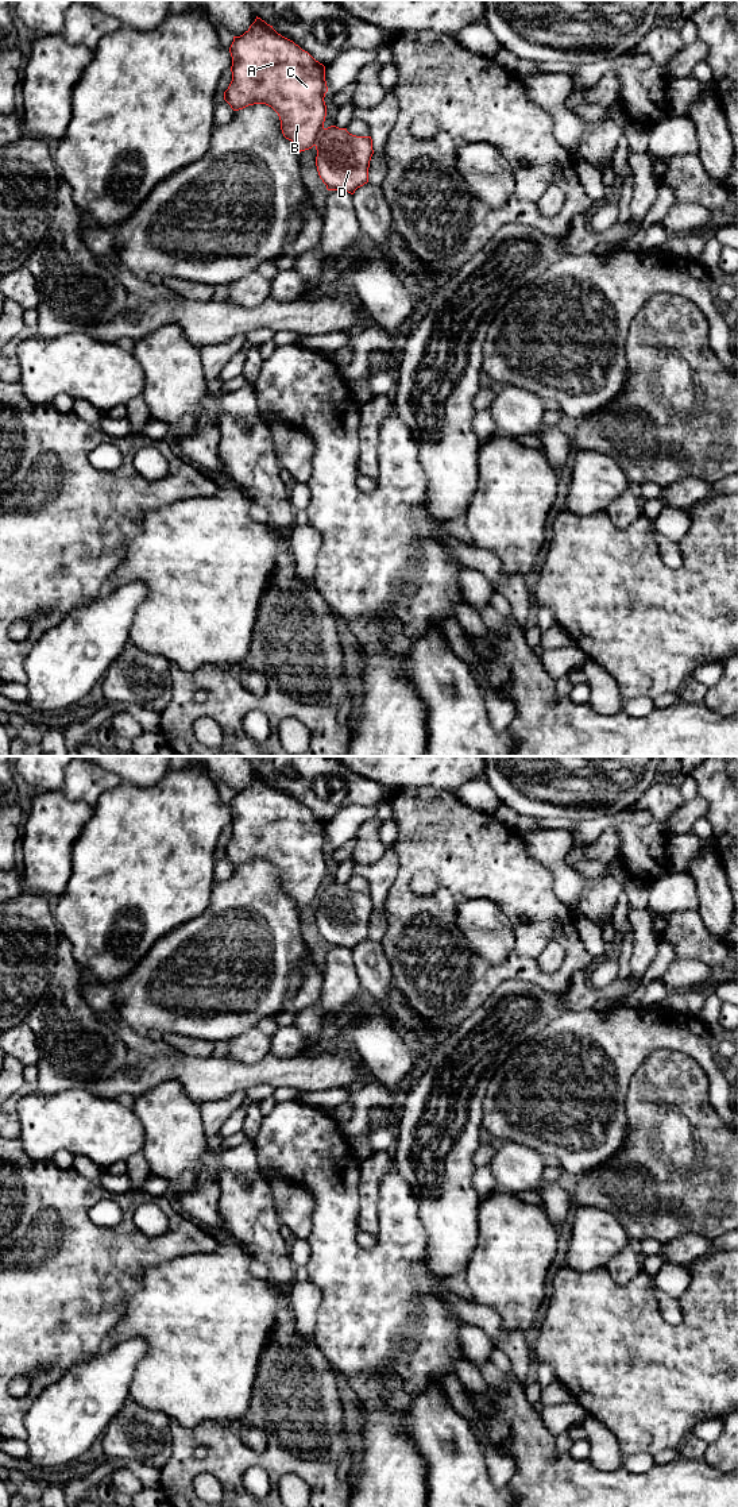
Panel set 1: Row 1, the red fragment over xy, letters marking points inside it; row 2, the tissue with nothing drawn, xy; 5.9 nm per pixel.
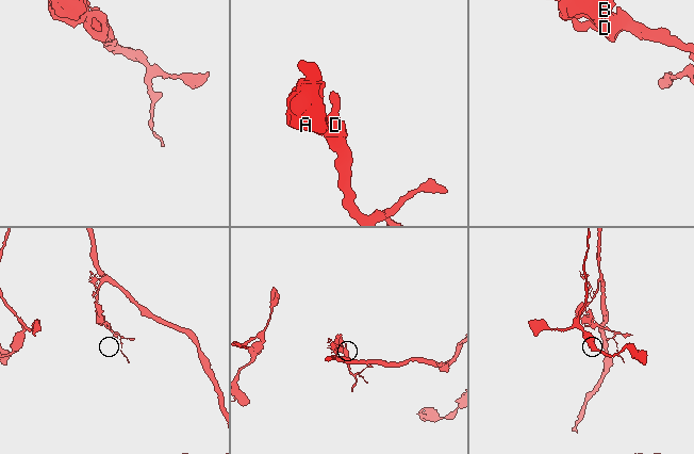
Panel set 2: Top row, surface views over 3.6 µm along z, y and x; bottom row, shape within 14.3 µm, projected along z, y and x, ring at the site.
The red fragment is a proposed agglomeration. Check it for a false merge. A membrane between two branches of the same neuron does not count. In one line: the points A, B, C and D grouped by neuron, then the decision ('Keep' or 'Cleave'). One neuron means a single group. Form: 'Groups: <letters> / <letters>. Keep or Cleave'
Groups: A B C / D. Cleave

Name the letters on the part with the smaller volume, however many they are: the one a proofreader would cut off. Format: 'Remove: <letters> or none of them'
Remove: D

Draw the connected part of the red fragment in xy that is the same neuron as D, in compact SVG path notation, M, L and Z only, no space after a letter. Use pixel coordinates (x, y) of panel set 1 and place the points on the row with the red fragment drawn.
M331 126L324 128L316 142L316 166L328 190L351 194L368 182L368 167L374 154L371 136L356 136Z

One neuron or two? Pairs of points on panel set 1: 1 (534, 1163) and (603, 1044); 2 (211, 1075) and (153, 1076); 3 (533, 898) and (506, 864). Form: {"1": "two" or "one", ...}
{"1": "two", "2": "one", "3": "one"}

